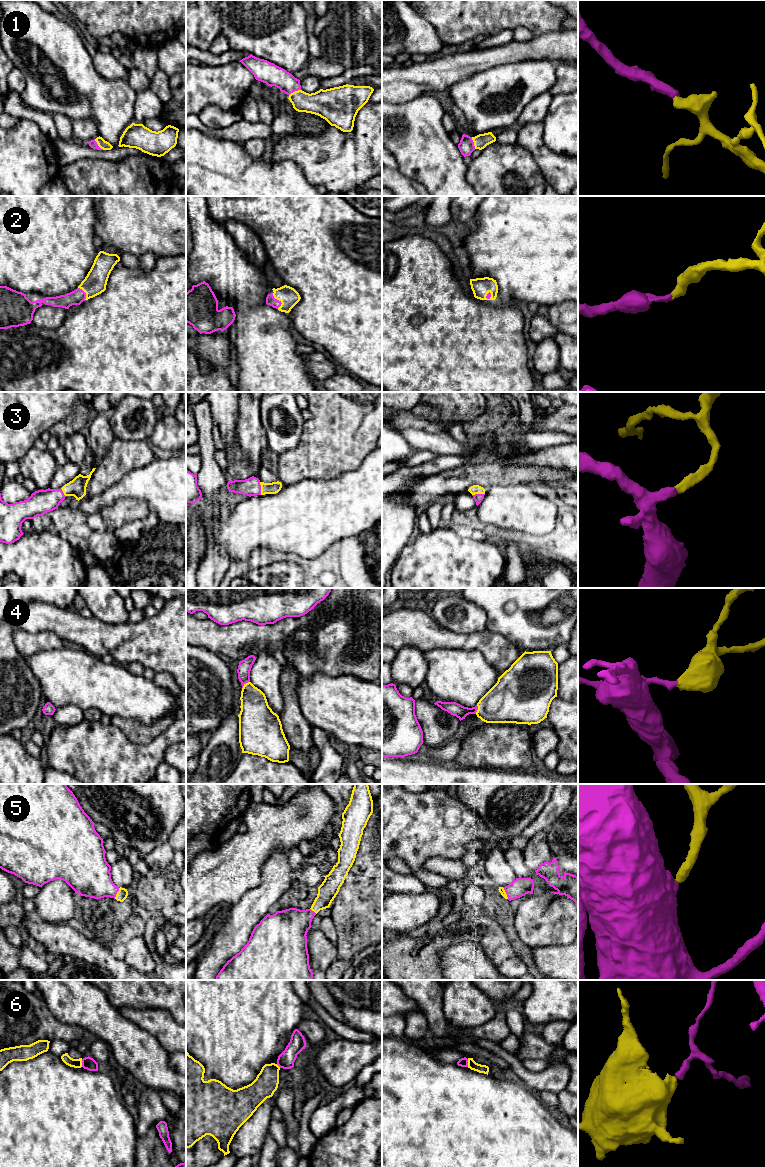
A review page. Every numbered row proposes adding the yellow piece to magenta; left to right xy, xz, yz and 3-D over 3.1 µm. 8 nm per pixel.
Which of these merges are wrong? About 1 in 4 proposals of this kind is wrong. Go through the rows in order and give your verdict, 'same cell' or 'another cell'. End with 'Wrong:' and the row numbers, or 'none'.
1: same cell
2: same cell
3: same cell
4: same cell
5: same cell
6: another cell
Wrong: 6

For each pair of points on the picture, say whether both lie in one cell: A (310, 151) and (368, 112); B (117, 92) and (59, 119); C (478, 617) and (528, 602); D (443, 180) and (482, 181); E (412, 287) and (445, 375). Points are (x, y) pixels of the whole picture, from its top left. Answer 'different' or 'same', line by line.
A: same
B: different
C: different
D: different
E: same

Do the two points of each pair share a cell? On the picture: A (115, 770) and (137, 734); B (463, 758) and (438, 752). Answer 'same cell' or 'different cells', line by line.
A: different cells
B: different cells

